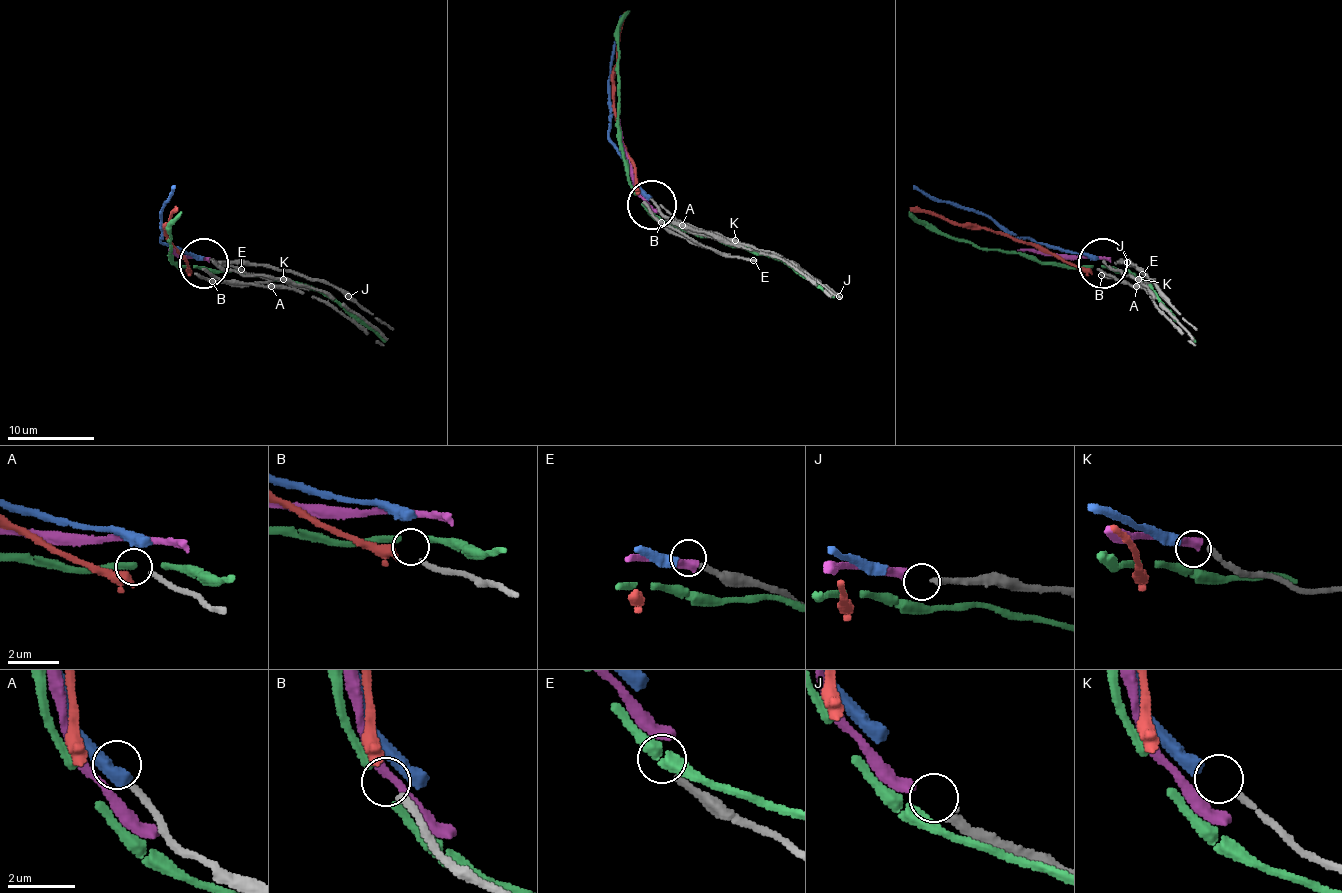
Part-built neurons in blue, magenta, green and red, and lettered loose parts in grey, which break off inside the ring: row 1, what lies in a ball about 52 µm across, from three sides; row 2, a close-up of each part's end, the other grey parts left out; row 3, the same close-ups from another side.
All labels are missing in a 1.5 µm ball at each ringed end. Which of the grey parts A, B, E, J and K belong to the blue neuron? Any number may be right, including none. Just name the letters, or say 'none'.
K

